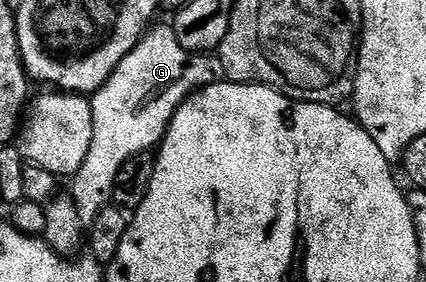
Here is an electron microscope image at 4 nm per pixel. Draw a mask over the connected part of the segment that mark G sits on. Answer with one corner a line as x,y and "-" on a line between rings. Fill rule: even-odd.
170,25
148,29
143,39
121,60
107,83
96,90
91,98
93,108
93,144
89,148
89,156
85,156
85,164
73,176
75,190
73,197
83,212
84,223
90,224
97,216
100,208
111,202
113,184
117,180
117,172
121,172
121,164
138,154
154,151
167,134
169,124
182,102
190,98
196,90
204,86
214,86
224,81
223,65
214,53
192,54
177,40
174,29

